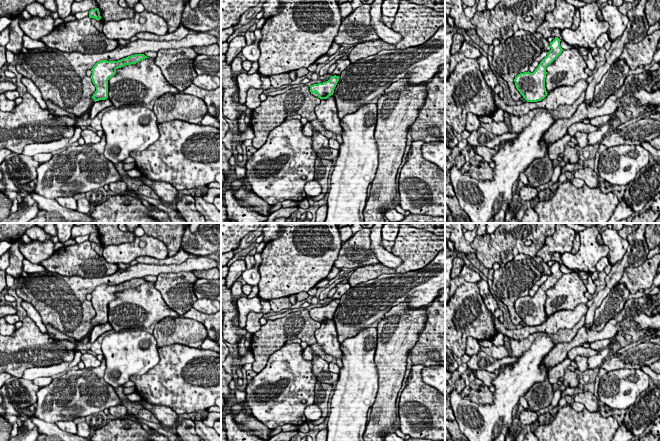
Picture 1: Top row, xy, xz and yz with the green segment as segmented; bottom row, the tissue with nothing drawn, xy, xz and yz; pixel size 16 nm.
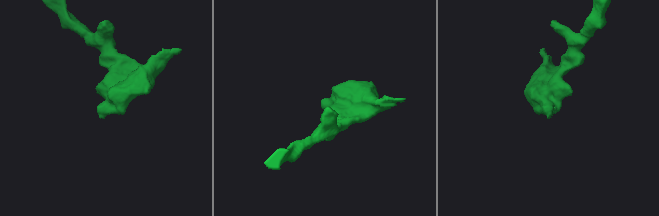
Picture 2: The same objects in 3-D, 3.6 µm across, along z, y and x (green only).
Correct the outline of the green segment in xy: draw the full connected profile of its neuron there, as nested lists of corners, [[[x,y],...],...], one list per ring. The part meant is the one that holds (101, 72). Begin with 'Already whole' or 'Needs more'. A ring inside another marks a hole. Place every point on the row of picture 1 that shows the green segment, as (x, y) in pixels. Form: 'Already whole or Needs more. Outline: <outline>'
Already whole. Outline: [[[135,54],[118,61],[102,60],[97,62],[91,69],[92,75],[90,77],[96,87],[96,91],[92,96],[94,101],[108,98],[108,80],[116,74],[118,68],[124,67],[125,65],[136,64],[145,58],[149,57],[144,54]]]

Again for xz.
Already whole. Outline: [[[331,76],[330,79],[323,83],[313,84],[310,86],[311,94],[317,93],[318,98],[327,99],[329,96],[333,95],[334,89],[339,81],[339,76]]]

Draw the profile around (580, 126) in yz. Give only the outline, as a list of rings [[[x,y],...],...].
[[[578,122],[573,124],[568,130],[566,134],[569,134],[571,137],[574,137],[574,135],[577,132],[583,132],[583,133],[591,133],[594,131],[597,131],[599,129],[599,126],[593,126],[590,123],[589,124],[585,124],[583,122]]]

